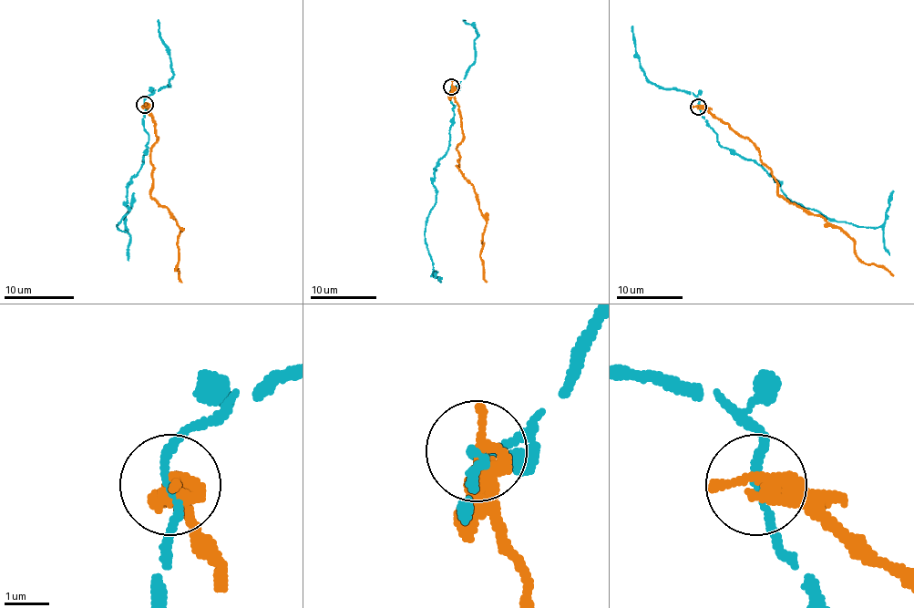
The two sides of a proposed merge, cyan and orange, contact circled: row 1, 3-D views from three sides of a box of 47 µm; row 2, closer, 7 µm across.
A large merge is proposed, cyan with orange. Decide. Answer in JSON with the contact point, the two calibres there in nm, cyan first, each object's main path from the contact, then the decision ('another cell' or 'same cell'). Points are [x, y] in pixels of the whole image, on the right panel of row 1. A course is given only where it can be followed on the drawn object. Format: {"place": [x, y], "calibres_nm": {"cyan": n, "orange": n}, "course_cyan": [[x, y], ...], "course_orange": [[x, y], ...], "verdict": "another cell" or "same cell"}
{"place": [698, 107], "calibres_nm": {"cyan": 160, "orange": 480}, "course_cyan": [[698, 106], [721, 146], [754, 159], [779, 182], [781, 190], [791, 200], [831, 219], [879, 227], [894, 190]], "course_orange": [[698, 106], [749, 139], [779, 194], [834, 224], [854, 242], [864, 262], [884, 265], [894, 275]], "verdict": "another cell"}

